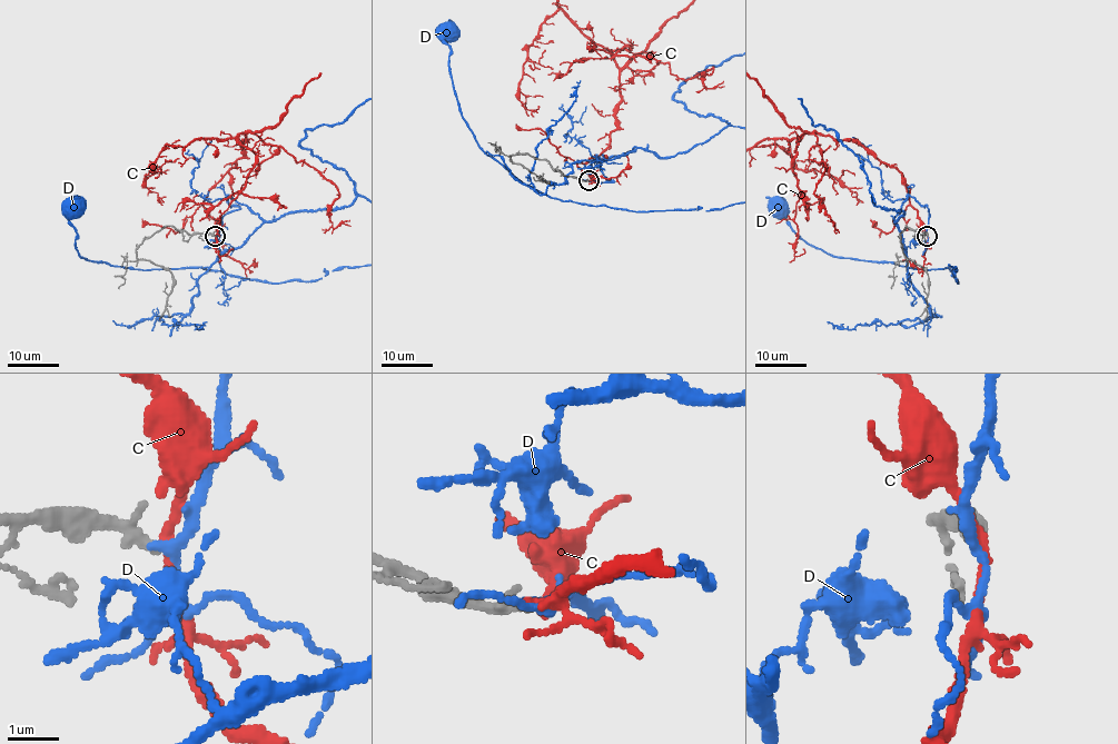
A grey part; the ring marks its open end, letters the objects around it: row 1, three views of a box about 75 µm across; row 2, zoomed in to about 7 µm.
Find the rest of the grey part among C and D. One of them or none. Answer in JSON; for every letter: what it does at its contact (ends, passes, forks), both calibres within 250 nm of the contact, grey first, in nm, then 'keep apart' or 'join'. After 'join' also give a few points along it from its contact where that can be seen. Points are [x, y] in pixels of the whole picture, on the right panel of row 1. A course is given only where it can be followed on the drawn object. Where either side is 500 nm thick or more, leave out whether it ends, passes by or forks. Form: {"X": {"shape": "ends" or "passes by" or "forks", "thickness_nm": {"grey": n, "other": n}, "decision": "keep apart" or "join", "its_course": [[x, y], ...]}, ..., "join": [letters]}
{"C": {"shape": "passes by", "thickness_nm": {"grey": 240, "other": 180}, "decision": "keep apart"}, "D": {"shape": "passes by", "thickness_nm": {"grey": 240, "other": 160}, "decision": "join", "its_course": [[927, 236], [927, 207], [894, 220], [872, 196], [958, 283], [833, 256], [778, 209]]}, "join": ["D"]}

